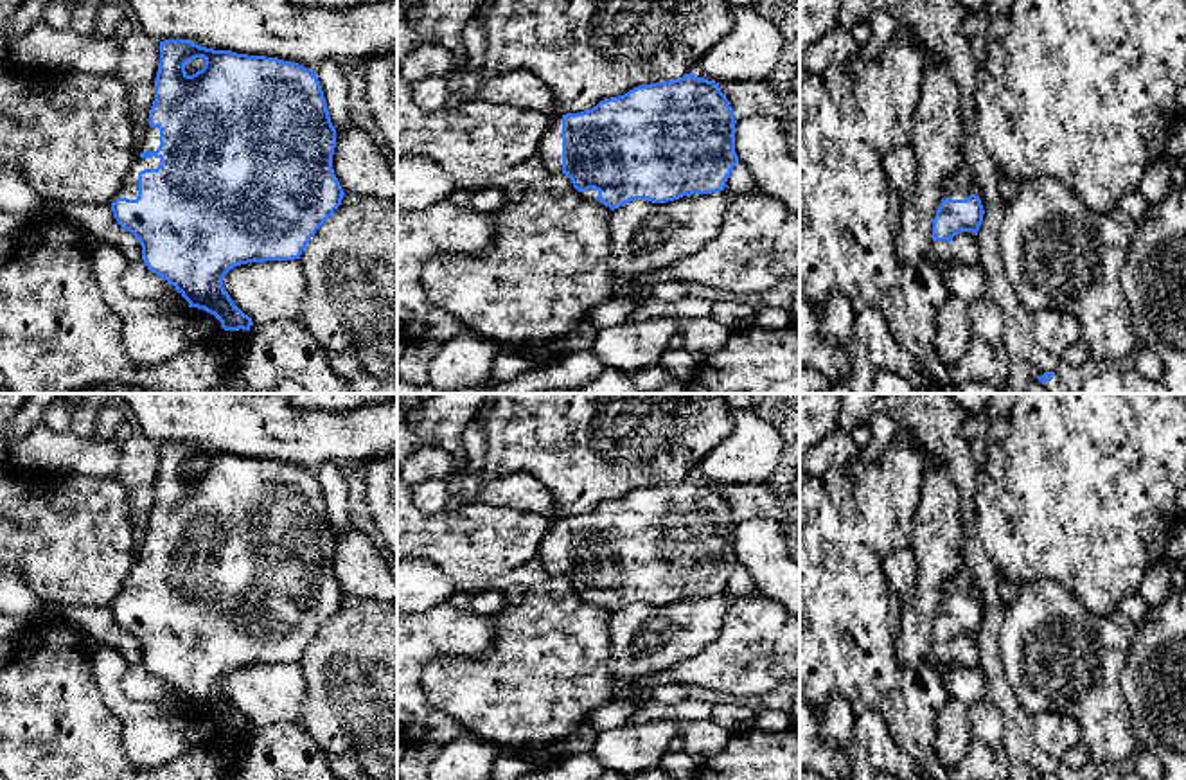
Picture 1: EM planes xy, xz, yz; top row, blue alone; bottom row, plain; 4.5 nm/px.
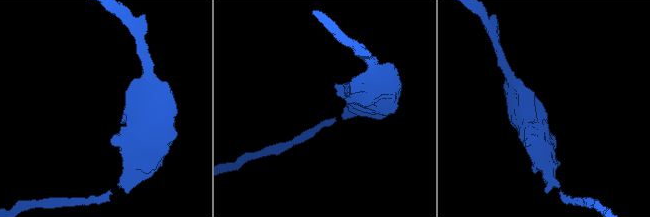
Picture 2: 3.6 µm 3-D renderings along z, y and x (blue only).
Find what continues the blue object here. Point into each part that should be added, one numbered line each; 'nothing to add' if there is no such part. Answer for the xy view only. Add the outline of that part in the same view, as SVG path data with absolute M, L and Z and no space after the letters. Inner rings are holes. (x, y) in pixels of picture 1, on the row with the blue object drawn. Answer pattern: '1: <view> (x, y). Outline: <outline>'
1: xy (151, 141). Outline: M146 122L146 137L142 138L137 156L129 171L126 173L126 183L119 191L117 198L128 198L128 199L138 198L138 173L144 169L156 169L160 165L160 158L156 156L142 158L140 155L144 151L156 151L158 146L160 146L160 129L151 128L149 122Z

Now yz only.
1: yz (962, 187). Outline: M965 165L956 169L951 180L952 183L947 187L943 199L967 199L970 194L978 194L972 187L972 176Z

